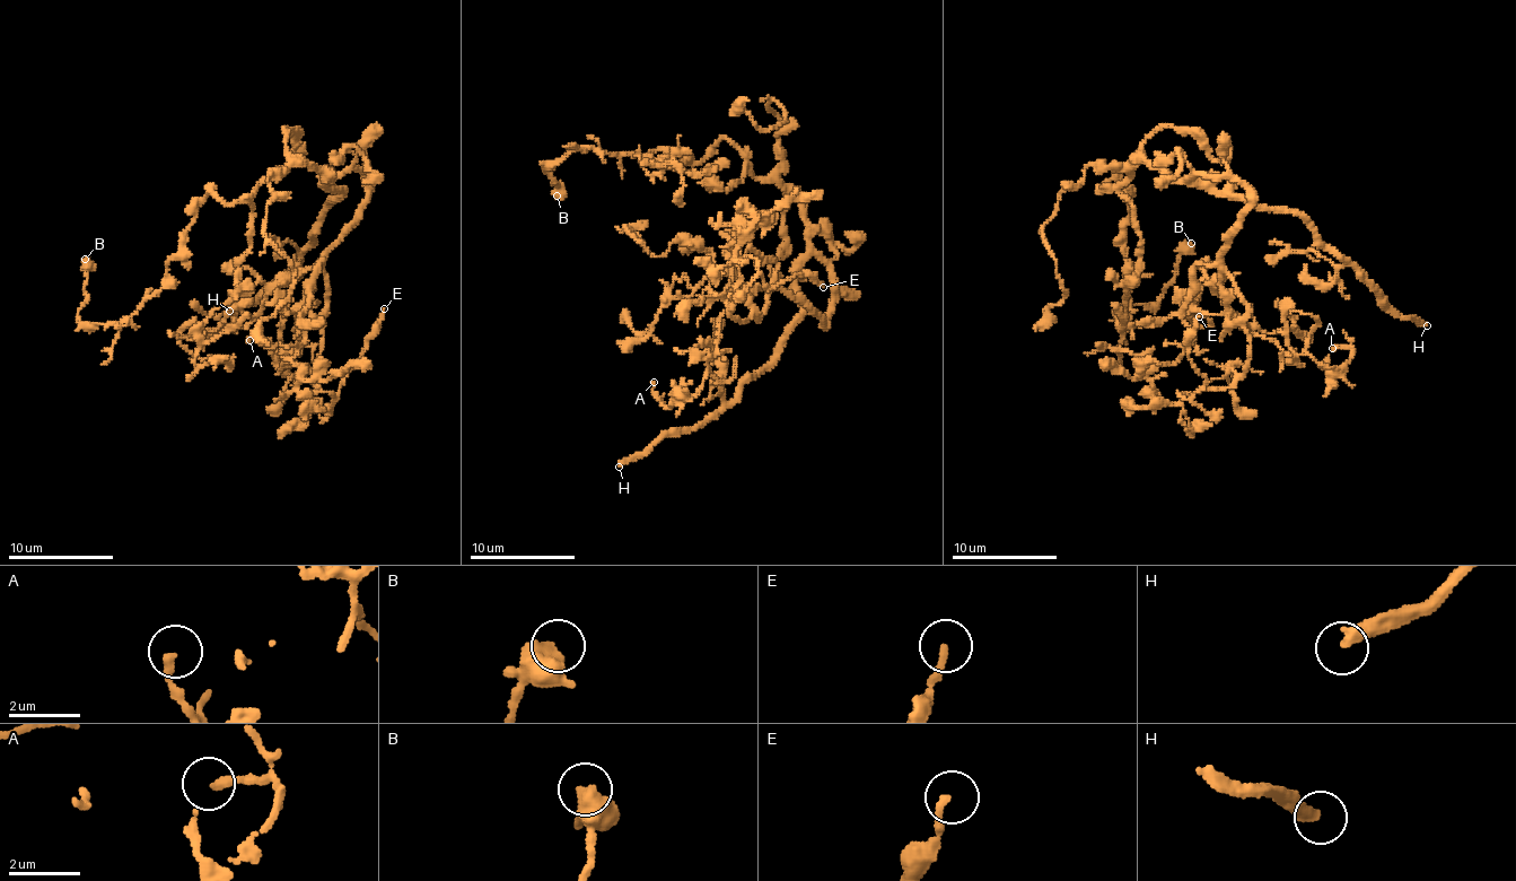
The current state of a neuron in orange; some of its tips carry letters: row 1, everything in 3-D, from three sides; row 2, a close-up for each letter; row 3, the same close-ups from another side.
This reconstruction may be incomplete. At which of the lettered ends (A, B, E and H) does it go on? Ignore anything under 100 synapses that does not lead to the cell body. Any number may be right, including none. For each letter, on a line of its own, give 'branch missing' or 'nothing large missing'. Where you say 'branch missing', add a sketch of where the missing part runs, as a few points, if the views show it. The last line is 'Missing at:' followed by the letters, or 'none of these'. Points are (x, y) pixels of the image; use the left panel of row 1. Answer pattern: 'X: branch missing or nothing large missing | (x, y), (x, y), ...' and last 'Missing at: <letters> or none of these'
A: nothing large missing
B: nothing large missing
E: nothing large missing
H: branch missing
Missing at: H

